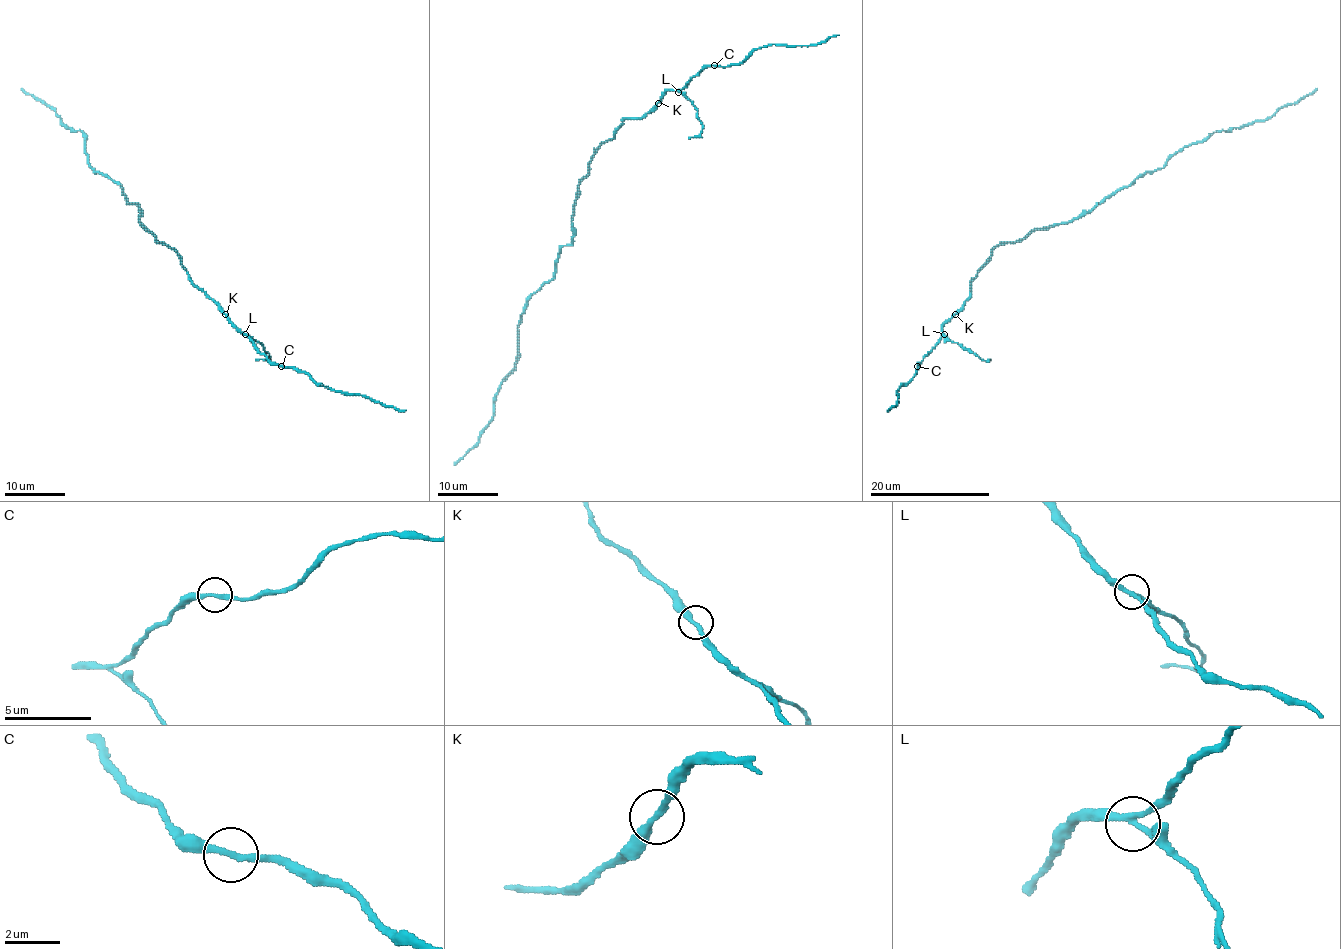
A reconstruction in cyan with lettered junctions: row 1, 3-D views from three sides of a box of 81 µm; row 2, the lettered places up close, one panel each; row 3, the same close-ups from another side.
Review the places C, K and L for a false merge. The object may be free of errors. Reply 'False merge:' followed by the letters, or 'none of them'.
False merge: L

